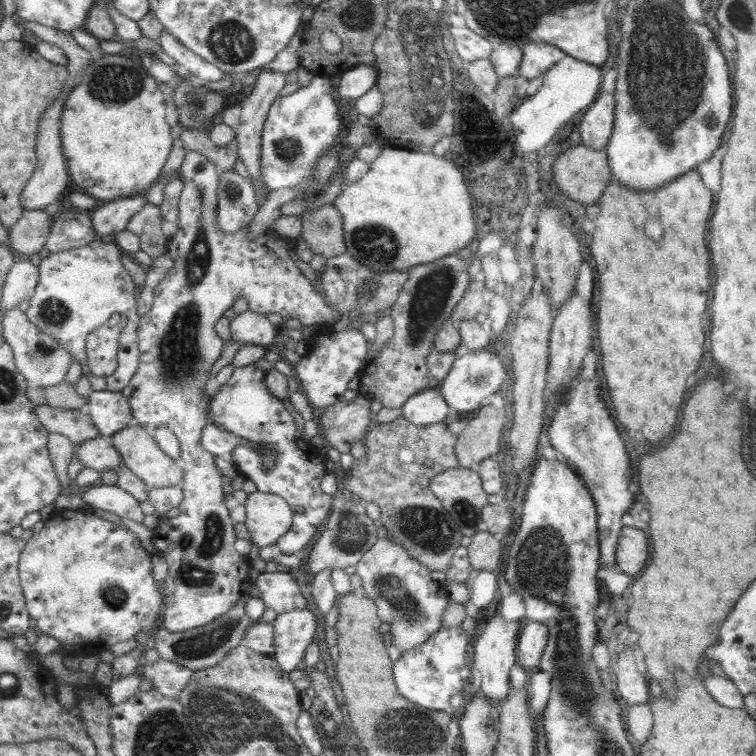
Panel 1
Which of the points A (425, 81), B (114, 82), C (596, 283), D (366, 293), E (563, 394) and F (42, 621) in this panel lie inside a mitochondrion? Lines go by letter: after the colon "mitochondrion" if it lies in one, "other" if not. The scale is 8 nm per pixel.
A: mitochondrion
B: mitochondrion
C: other
D: mitochondrion
E: other
F: other

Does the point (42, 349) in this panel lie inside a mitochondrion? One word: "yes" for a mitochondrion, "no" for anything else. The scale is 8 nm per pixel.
yes

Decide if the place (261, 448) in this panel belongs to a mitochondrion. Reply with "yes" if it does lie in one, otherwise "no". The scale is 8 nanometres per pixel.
no

